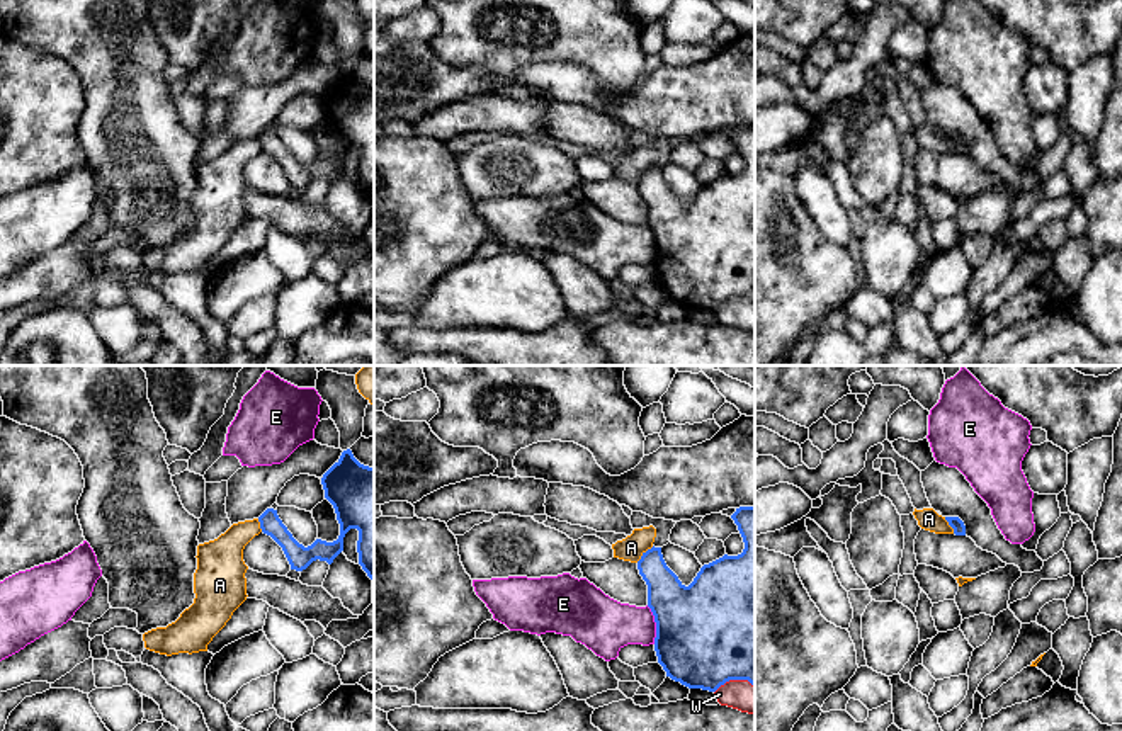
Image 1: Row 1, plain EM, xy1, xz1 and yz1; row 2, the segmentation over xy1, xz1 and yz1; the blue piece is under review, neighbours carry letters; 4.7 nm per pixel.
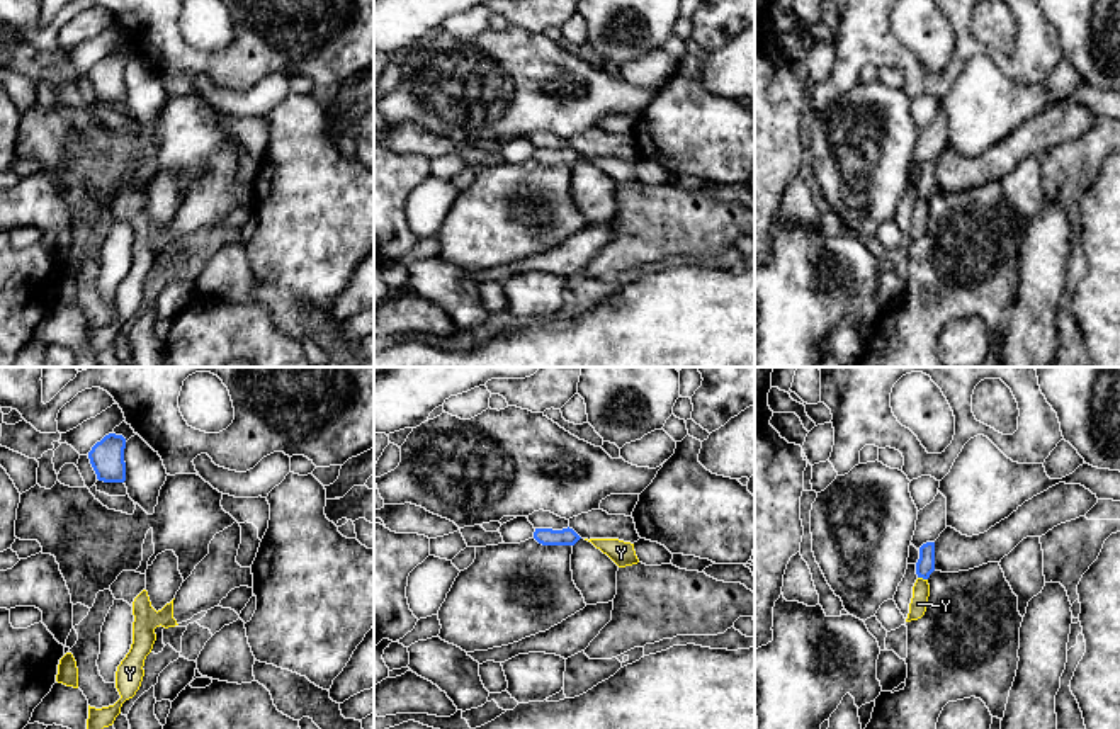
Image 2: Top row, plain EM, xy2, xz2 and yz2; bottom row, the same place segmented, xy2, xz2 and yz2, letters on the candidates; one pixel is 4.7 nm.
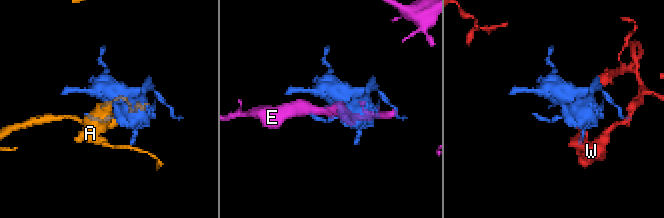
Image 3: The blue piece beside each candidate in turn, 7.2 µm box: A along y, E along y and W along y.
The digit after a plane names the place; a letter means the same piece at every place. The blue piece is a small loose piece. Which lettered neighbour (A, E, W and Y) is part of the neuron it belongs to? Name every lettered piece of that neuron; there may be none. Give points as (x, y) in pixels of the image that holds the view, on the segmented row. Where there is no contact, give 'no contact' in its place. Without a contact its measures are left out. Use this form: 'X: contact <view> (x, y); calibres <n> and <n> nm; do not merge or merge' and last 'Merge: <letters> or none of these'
A: contact xz1 (645, 553); calibres 190 and 120 nm; do not merge
E: contact xz1 (657, 624); calibres 480 and 260 nm; do not merge
W: contact xz1 (733, 679); calibres 500 and 140 nm; do not merge
Y: contact yz2 (923, 578); calibres 90 and 80 nm; merge
Merge: Y

